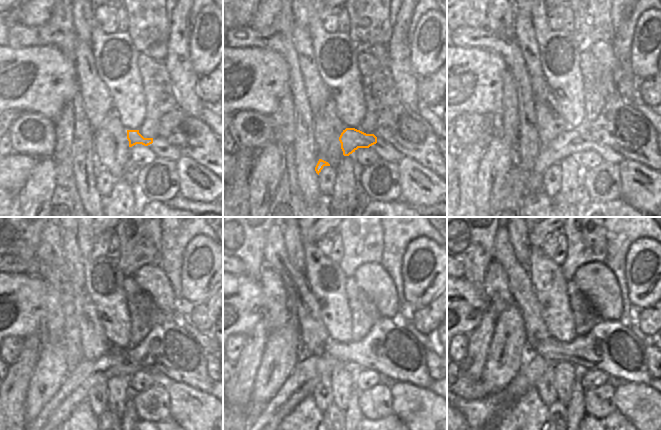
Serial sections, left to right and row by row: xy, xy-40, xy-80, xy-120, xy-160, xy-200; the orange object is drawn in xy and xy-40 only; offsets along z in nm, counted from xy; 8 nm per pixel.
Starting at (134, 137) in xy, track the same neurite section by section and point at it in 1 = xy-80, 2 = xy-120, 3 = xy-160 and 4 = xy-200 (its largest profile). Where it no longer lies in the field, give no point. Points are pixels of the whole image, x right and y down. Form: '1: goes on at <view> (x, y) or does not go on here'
1: goes on at xy-80 (572, 141)
2: goes on at xy-120 (75, 388)
3: goes on at xy-160 (310, 369)
4: goes on at xy-200 (534, 366)

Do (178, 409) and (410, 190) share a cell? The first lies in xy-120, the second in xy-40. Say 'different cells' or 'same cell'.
same cell

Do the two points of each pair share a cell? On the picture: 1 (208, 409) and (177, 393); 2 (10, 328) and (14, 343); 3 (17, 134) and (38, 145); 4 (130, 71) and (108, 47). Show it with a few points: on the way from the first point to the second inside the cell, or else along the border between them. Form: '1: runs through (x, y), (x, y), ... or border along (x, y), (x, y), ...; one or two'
1: runs through (200, 409), (192, 409), (183, 401); one
2: border along (10, 335), (19, 335), (22, 338); two
3: runs through (22, 137), (33, 142); one
4: runs through (123, 67), (113, 54); one

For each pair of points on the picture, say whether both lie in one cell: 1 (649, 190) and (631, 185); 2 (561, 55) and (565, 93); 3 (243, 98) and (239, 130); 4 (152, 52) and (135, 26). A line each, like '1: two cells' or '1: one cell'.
1: one cell
2: one cell
3: two cells
4: two cells

